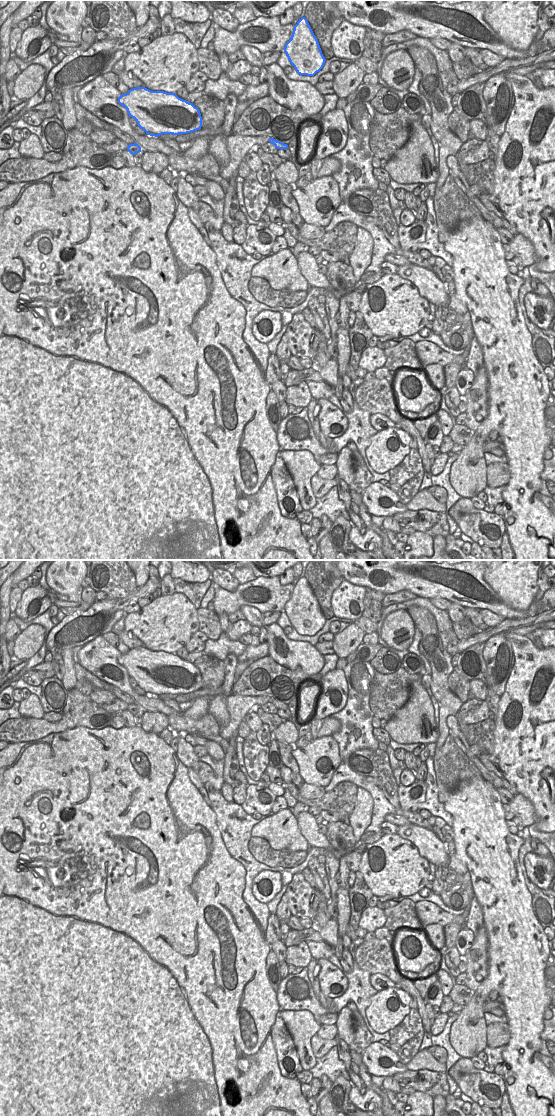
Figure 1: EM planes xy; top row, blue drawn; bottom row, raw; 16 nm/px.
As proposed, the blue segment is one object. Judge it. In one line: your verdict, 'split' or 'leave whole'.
leave whole

